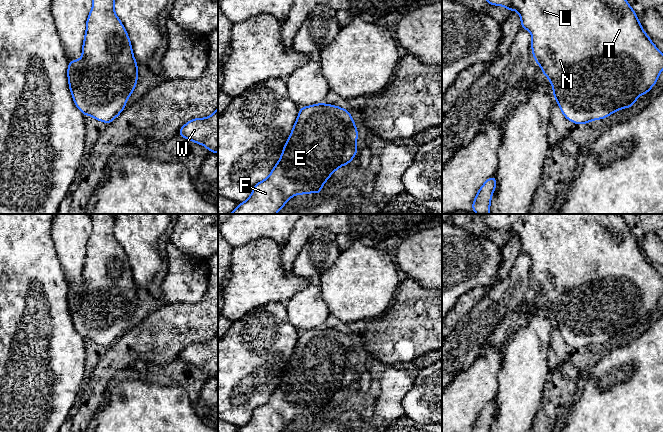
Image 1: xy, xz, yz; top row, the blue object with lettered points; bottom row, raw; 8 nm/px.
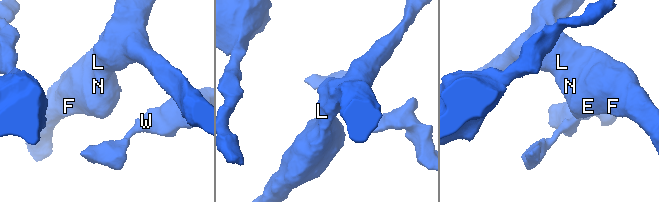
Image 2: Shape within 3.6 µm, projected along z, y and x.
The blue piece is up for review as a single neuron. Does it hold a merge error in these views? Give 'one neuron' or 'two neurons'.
one neuron

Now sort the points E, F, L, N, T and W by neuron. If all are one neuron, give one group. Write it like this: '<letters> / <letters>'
E F L N T W

